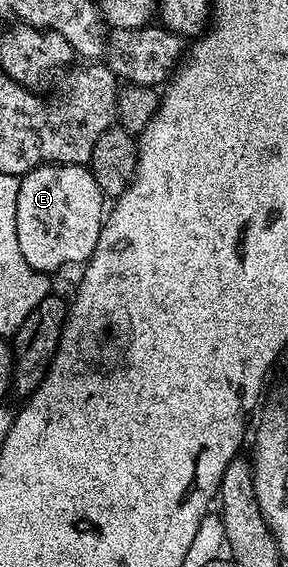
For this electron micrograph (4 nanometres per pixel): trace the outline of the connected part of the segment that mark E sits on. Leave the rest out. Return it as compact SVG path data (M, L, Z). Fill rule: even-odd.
M41 164L40 167L27 172L18 181L18 197L16 198L16 238L20 242L20 254L28 266L37 272L54 274L57 268L65 264L85 265L96 250L96 242L100 238L104 219L104 197L100 186L96 186L96 178L89 167L81 164Z

